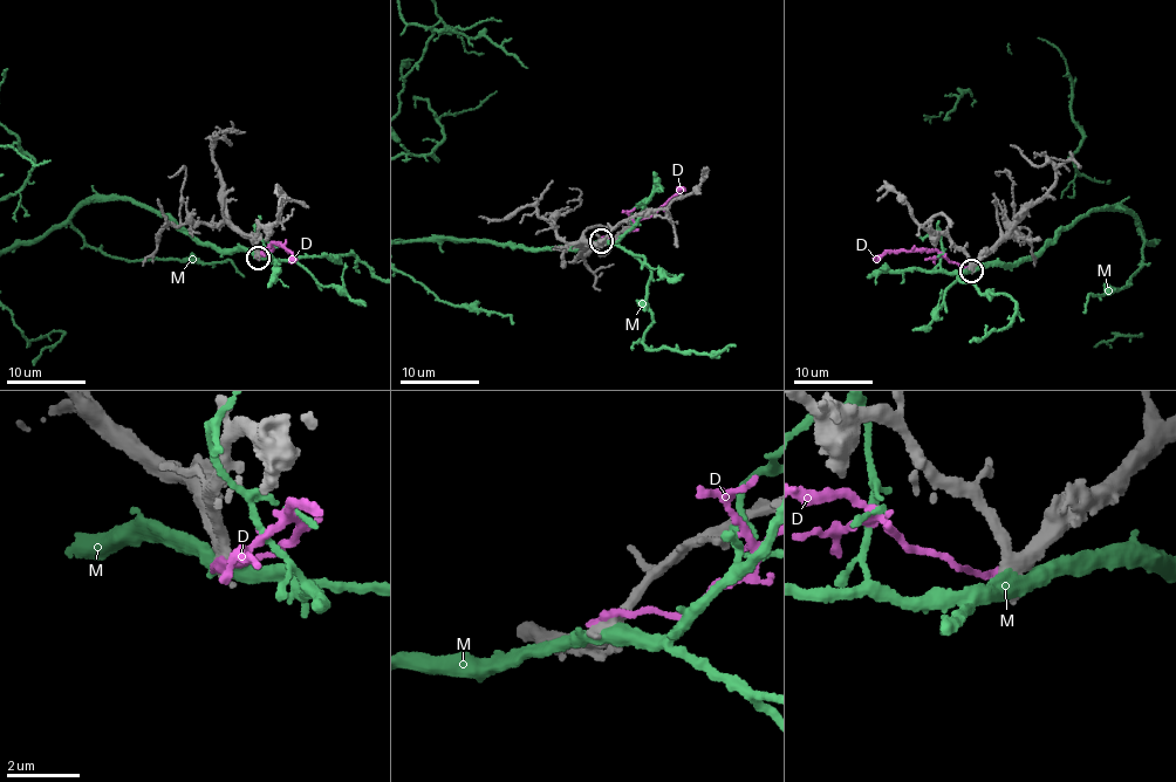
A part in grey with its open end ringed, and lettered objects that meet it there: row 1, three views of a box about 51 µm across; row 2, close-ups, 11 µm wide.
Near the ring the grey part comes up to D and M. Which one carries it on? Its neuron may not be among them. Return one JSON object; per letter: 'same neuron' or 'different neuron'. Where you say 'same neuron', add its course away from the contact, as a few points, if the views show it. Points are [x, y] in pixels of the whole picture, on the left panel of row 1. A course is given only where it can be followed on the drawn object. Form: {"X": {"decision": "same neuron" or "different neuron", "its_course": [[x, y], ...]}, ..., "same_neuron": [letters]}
{"D": {"decision": "different neuron"}, "M": {"decision": "different neuron"}, "same_neuron": []}

